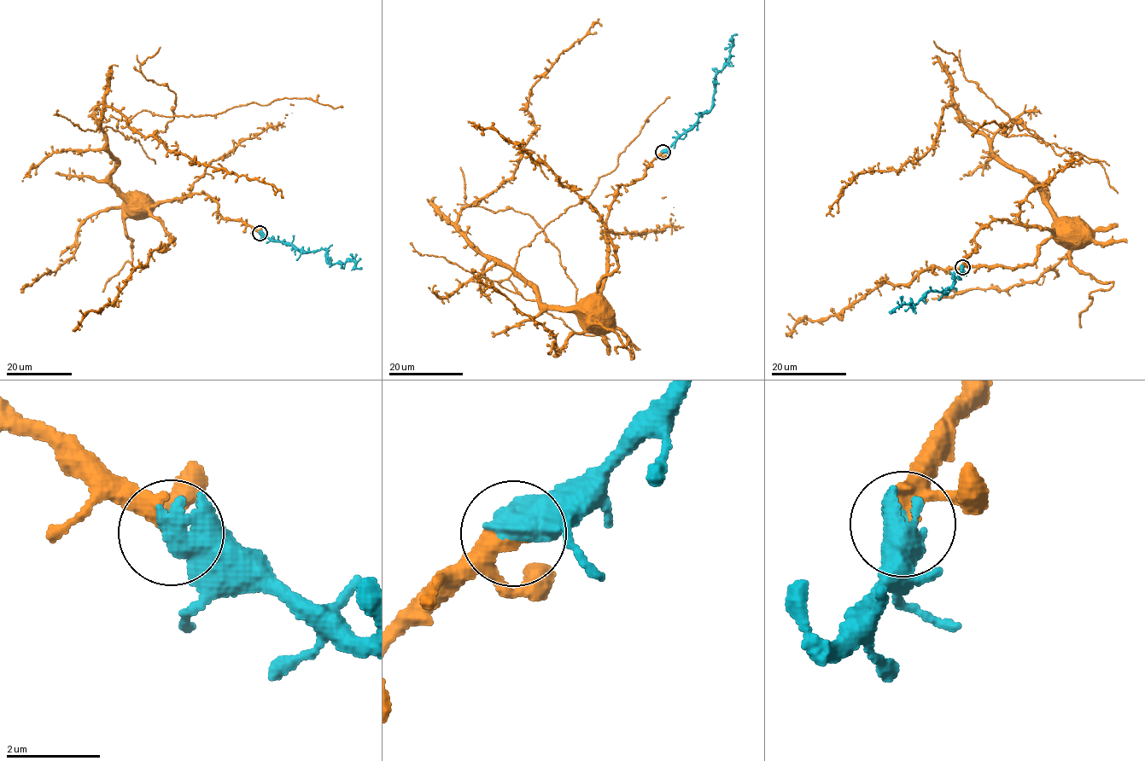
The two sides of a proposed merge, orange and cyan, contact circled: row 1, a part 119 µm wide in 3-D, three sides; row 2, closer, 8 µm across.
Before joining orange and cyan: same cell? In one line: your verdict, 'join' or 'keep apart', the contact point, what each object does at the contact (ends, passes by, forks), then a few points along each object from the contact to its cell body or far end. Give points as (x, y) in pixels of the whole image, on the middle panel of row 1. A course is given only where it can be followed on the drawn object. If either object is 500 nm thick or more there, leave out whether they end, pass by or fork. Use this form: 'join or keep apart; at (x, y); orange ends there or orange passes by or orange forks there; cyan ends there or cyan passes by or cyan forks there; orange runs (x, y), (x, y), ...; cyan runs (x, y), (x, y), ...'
join; at (663, 152); orange passes by; cyan passes by; orange runs (663, 152), (640, 179), (619, 184), (616, 197), (609, 206), (604, 231), (605, 279), (590, 298); cyan runs (663, 152), (711, 107), (715, 75), (728, 61), (732, 36), (736, 35)

